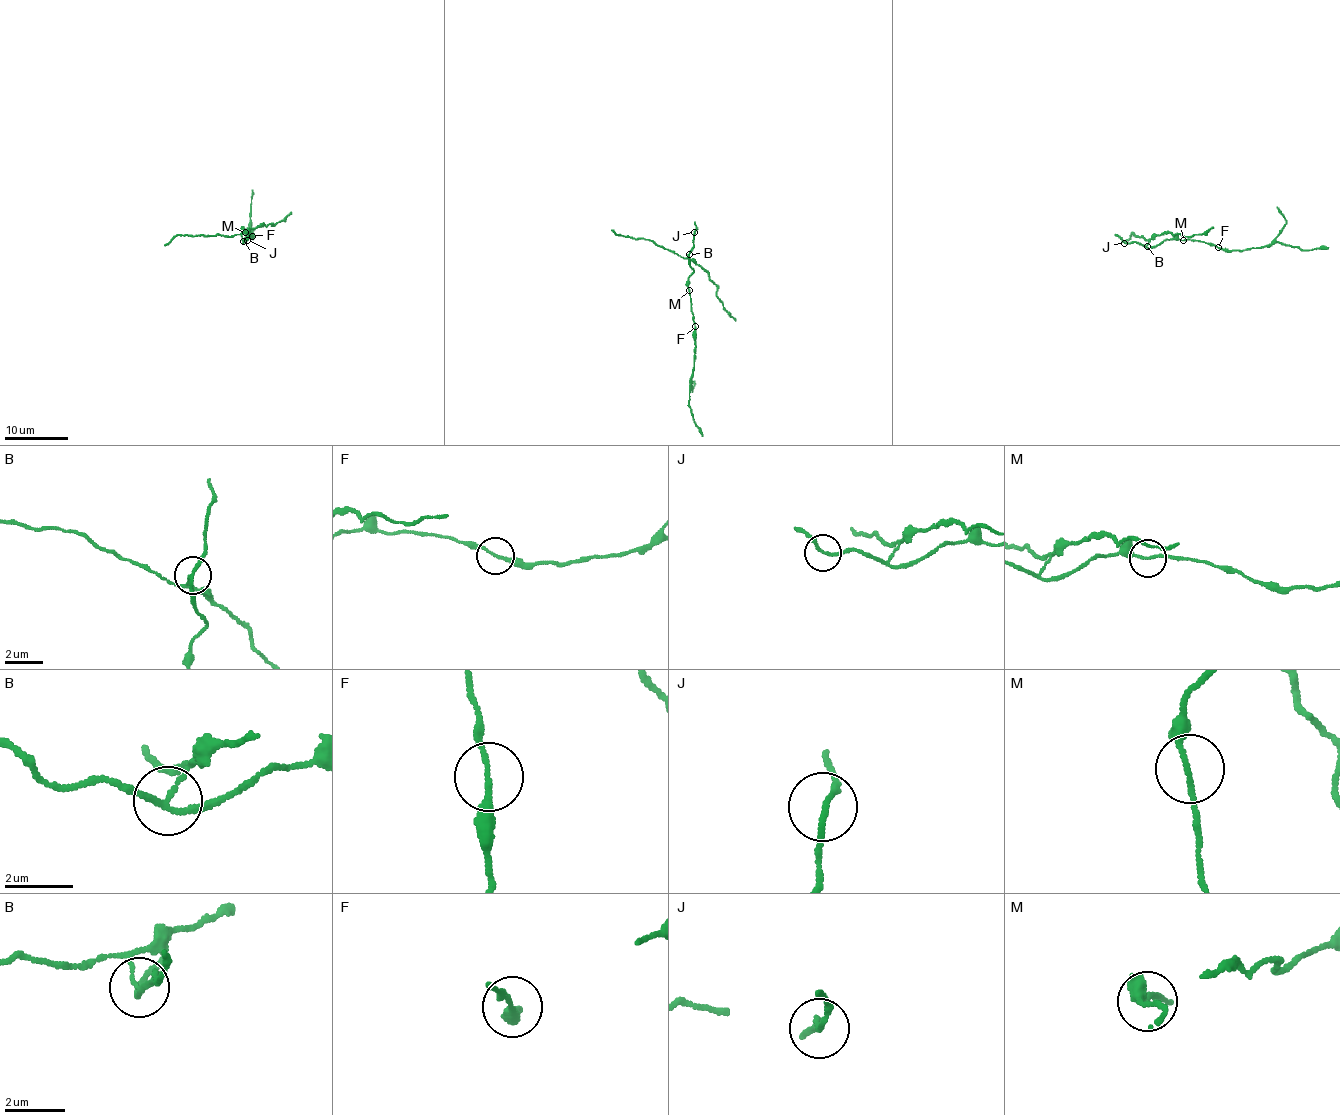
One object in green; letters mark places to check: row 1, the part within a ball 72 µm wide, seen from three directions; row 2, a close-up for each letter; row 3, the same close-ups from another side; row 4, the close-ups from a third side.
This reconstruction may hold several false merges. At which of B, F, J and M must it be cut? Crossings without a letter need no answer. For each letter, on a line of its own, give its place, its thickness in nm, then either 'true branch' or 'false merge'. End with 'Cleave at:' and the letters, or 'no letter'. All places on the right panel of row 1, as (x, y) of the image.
B: place (1147, 246); calibre 140 nm; false merge
F: place (1218, 247); calibre 150 nm; true branch
J: place (1124, 243); calibre 160 nm; true branch
M: place (1183, 240); calibre 130 nm; true branch
Cleave at: B

